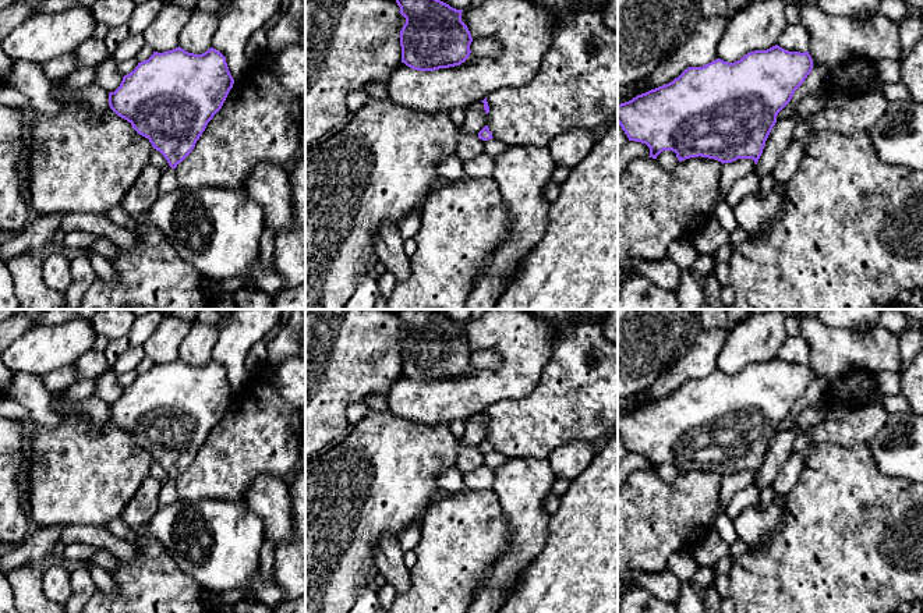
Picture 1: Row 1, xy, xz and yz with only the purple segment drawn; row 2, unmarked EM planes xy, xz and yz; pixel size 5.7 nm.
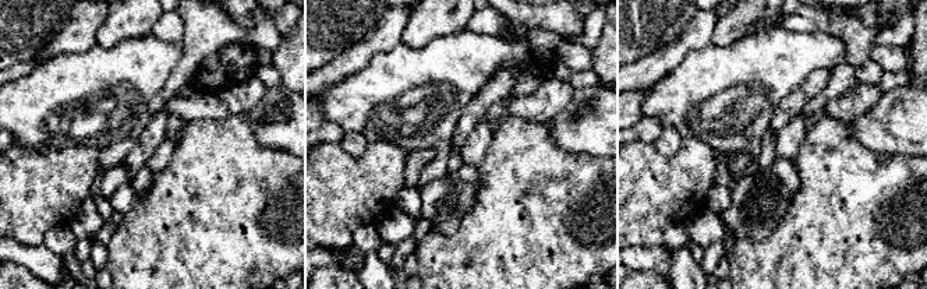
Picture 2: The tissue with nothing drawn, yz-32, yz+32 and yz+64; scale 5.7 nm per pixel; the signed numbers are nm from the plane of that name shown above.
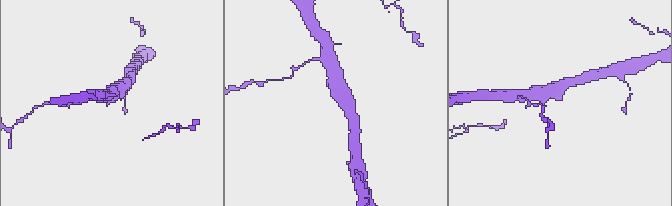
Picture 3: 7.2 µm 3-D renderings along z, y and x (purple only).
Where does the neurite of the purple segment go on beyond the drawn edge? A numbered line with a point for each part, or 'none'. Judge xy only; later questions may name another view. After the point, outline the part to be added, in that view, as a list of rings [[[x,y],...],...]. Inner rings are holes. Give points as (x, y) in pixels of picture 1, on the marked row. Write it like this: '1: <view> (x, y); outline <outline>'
1: xy (168, 183); outline [[[169,169],[162,174],[160,181],[159,181],[159,196],[166,195],[169,192],[173,192],[174,189],[178,188],[177,177],[176,177],[176,169]]]

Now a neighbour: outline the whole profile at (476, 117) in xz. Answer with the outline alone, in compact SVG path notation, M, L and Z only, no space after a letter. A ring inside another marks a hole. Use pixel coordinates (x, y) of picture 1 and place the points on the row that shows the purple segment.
M477 102L466 107L466 120L463 123L463 130L470 134L477 134L487 125L488 114L484 110L484 103Z

